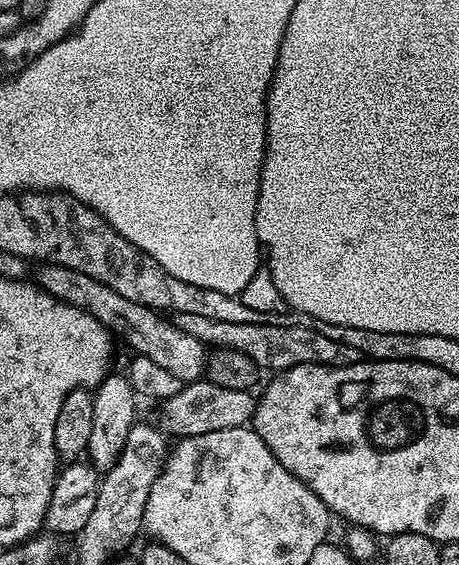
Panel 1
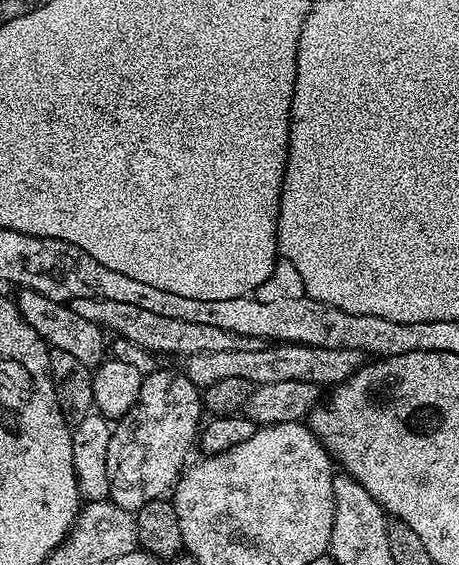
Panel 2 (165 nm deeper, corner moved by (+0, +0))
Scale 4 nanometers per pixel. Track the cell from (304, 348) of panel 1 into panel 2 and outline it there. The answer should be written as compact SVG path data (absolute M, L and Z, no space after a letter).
M74 298L70 301L74 313L79 318L96 323L100 329L107 330L117 337L133 340L153 354L164 356L180 356L217 353L219 351L262 350L265 341L259 336L243 336L230 330L222 330L222 326L206 326L206 322L182 322L182 318L166 318L166 314L154 314L154 310L146 310L142 306L130 306L130 302L114 302L102 298Z

